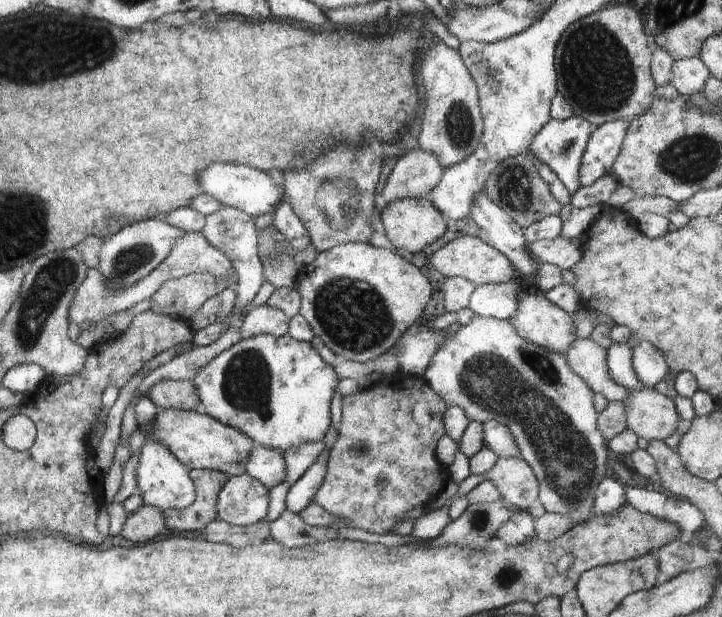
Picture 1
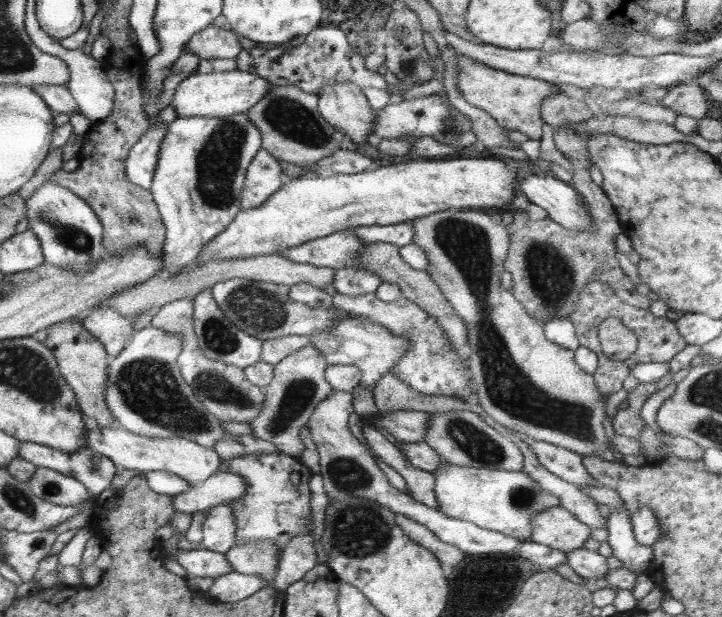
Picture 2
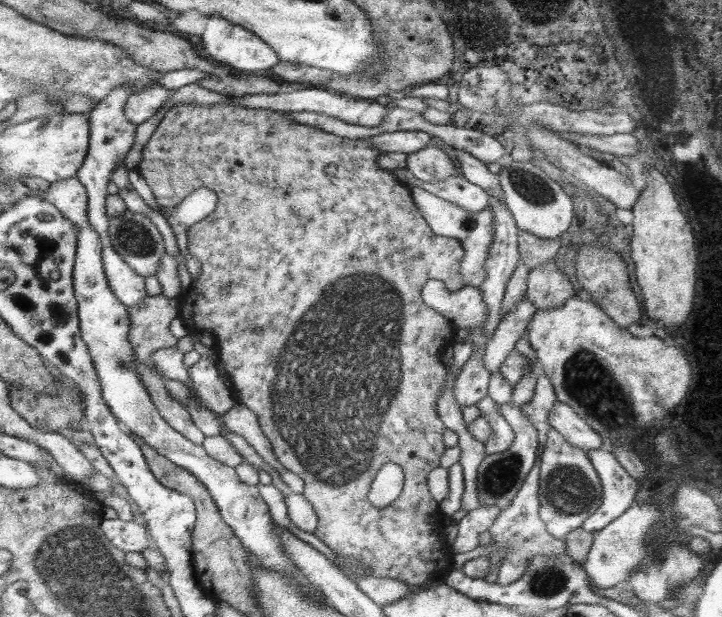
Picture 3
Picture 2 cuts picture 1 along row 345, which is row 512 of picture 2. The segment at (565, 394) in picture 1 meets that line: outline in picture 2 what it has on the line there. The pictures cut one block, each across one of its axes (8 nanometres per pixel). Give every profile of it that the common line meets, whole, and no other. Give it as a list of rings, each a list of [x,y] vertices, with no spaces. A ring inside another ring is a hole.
[[[442,461],[433,474],[434,492],[442,513],[524,542],[531,537],[530,517],[540,509],[560,504],[554,494],[548,494],[522,471],[479,469]]]

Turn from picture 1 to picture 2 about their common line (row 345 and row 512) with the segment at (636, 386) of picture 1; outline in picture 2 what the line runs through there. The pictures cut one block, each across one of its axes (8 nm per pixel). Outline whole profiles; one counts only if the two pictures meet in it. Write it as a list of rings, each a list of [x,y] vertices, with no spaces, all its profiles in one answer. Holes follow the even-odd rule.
[[[610,508],[605,530],[612,555],[622,562],[622,568],[637,575],[644,573],[654,558],[654,550],[634,538],[630,512],[626,508]]]

